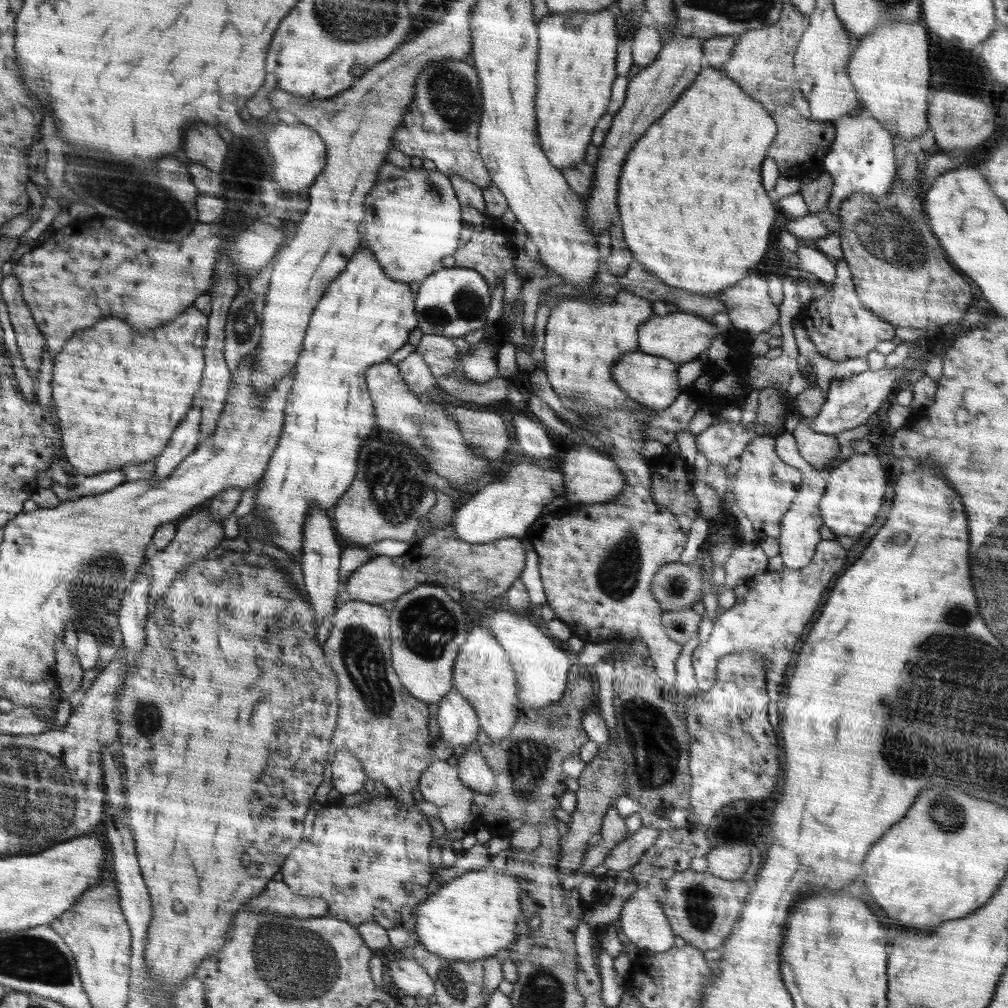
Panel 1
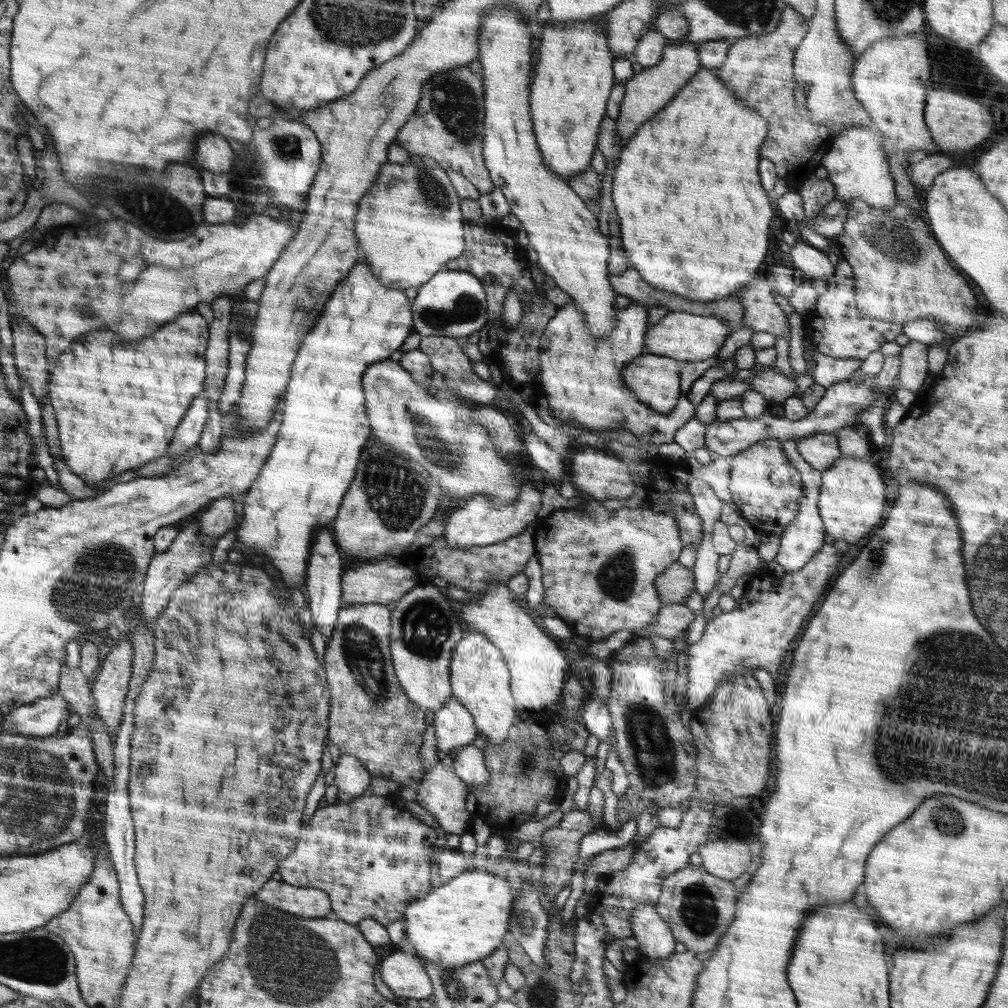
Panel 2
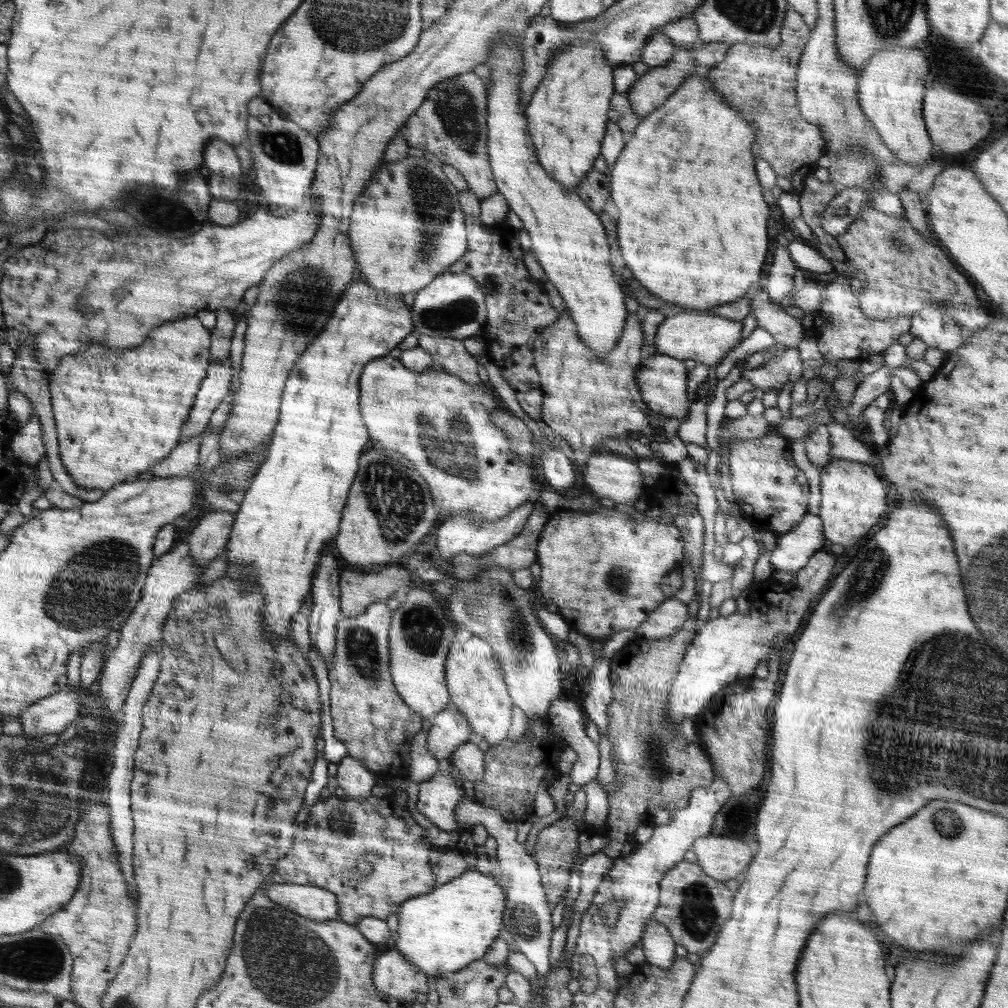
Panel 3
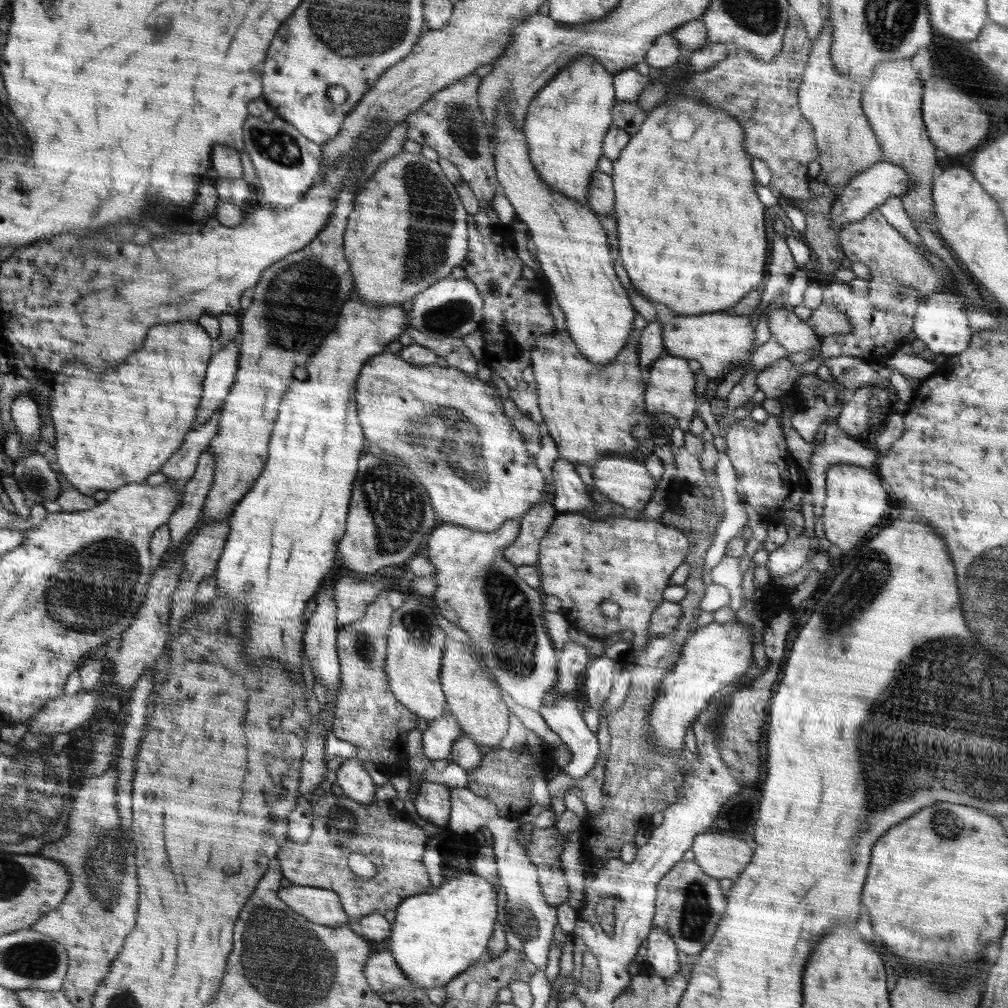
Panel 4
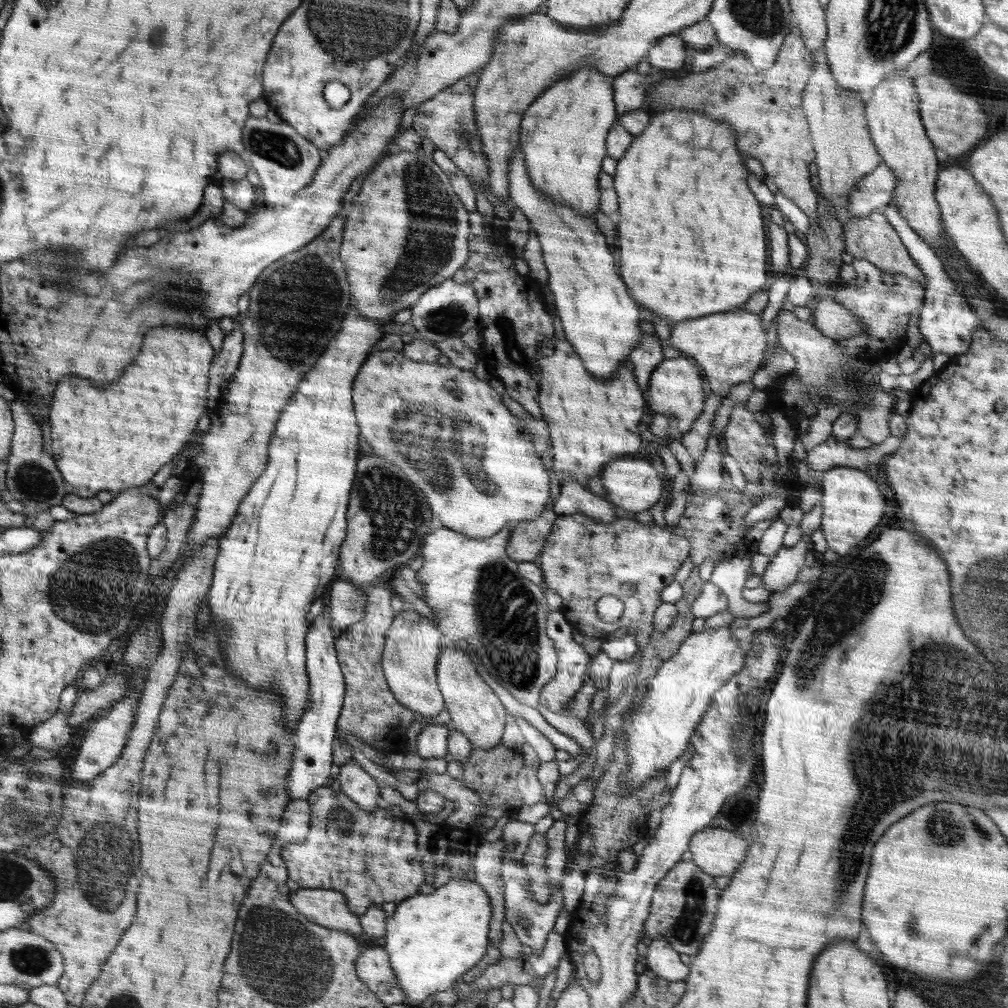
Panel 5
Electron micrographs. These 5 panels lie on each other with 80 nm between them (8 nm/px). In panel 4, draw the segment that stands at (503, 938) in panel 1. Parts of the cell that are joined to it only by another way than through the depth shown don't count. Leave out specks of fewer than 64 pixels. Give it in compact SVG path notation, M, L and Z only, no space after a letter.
M473 872L452 877L435 892L405 898L398 905L387 948L415 987L427 991L444 986L485 956L499 919L496 898L492 884Z

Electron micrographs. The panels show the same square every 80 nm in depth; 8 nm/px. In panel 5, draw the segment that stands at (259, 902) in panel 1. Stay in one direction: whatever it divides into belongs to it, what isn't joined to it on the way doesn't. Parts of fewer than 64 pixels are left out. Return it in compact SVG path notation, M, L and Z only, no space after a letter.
M298 889L289 894L289 902L309 921L323 927L346 931L351 935L363 932L359 917L348 910L345 896L328 889Z

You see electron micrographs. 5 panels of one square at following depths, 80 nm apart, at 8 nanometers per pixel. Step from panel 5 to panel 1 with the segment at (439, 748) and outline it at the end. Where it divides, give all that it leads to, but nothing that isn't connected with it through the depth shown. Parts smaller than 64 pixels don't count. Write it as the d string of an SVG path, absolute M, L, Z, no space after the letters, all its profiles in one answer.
M453 688L437 705L442 742L462 750L476 741L480 732L478 715L464 696Z

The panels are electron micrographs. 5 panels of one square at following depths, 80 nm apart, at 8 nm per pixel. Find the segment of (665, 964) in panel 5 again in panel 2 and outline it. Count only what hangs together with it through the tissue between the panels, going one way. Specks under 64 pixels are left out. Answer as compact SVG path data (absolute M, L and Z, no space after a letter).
M636 905L629 923L632 937L643 957L663 959L672 954L677 940L654 905Z

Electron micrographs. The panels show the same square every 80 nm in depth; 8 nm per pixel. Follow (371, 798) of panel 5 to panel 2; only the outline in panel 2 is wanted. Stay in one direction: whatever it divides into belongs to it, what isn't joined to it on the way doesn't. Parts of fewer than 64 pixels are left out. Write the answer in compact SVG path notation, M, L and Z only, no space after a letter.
M342 753L340 759L333 767L334 774L336 778L334 778L334 785L338 787L338 791L346 792L354 797L362 796L362 793L370 787L370 782L372 780L372 776L364 769L364 764L354 756L348 753Z

